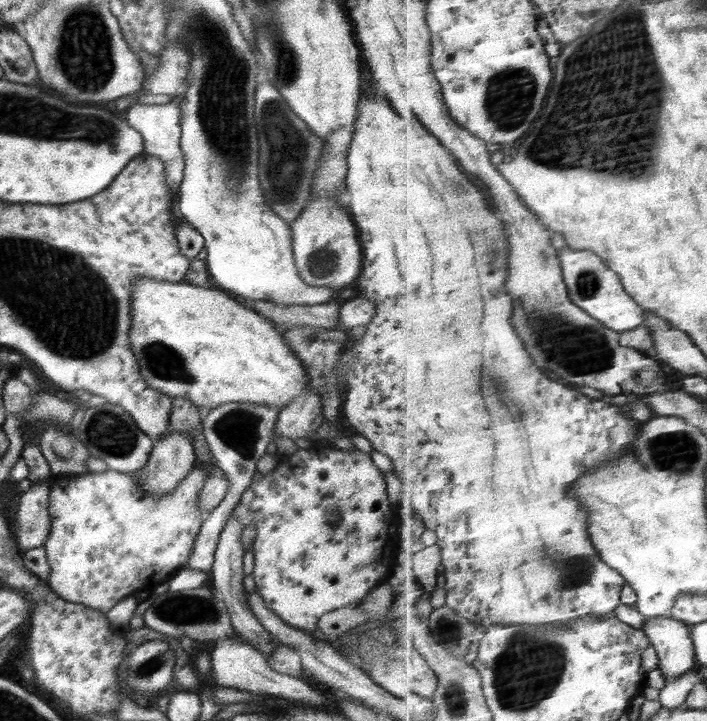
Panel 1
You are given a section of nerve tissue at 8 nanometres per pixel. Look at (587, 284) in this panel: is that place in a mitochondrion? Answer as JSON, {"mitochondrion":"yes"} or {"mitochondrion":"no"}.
{"mitochondrion":"yes"}

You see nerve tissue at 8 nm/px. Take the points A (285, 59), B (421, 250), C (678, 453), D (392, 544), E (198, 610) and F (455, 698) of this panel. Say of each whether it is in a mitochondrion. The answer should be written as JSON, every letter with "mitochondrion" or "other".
{"A":"mitochondrion","B":"other","C":"mitochondrion","D":"other","E":"mitochondrion","F":"mitochondrion"}

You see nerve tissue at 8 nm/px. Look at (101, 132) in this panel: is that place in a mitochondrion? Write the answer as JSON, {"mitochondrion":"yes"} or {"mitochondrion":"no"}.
{"mitochondrion":"yes"}

